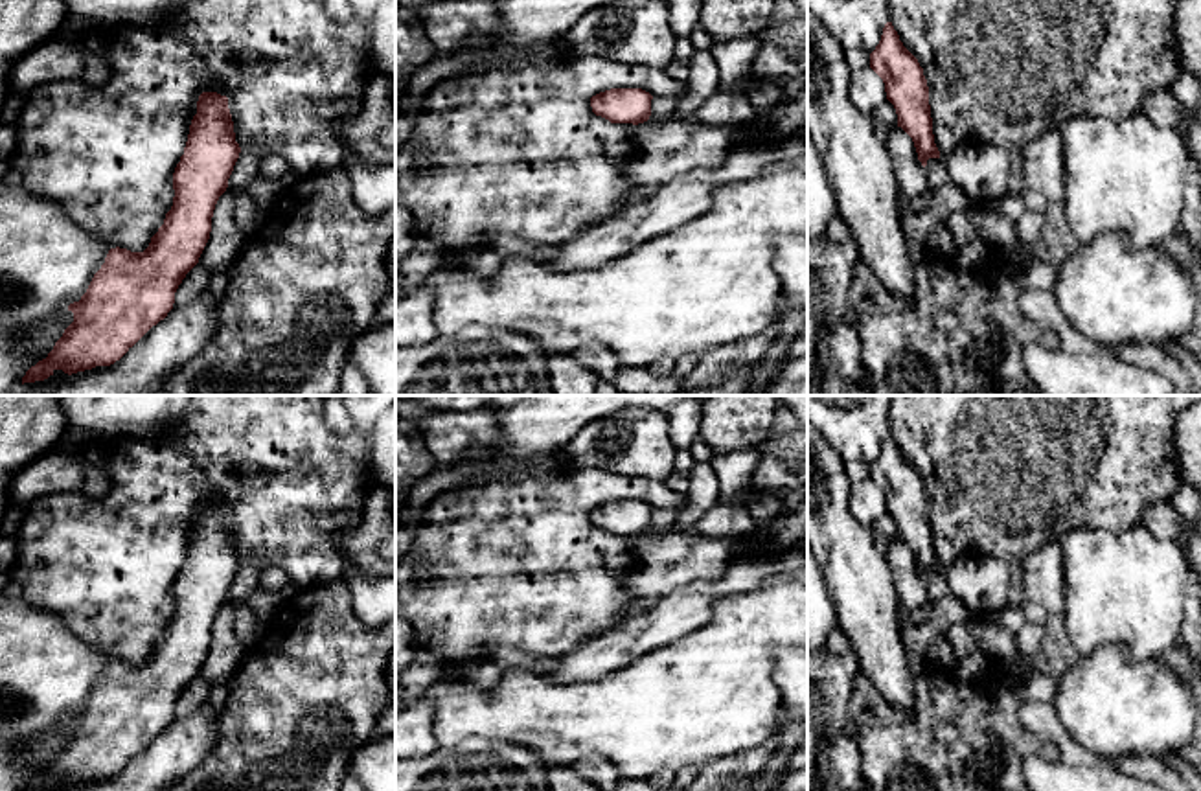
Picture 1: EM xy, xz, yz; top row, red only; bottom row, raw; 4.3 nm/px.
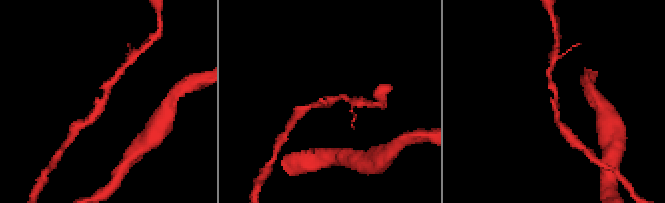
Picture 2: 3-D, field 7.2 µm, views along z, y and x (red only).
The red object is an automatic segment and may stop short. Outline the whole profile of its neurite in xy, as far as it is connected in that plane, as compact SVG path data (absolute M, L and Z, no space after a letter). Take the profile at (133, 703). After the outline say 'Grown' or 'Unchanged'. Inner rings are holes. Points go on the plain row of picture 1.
M202 504L173 585L175 609L164 636L143 664L109 662L86 705L68 717L74 734L22 791L110 778L167 728L178 697L210 651L215 616L239 565L228 510Z. Unchanged

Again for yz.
M886 434L870 480L883 491L886 511L898 526L901 539L914 554L918 572L940 570L934 556L929 499L918 471L903 458L892 434Z. Unchanged

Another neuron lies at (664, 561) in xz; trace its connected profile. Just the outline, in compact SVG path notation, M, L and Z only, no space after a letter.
M686 532L638 535L633 548L636 565L625 587L633 598L662 598L693 581L725 576L730 559L750 548L747 535L706 537Z

